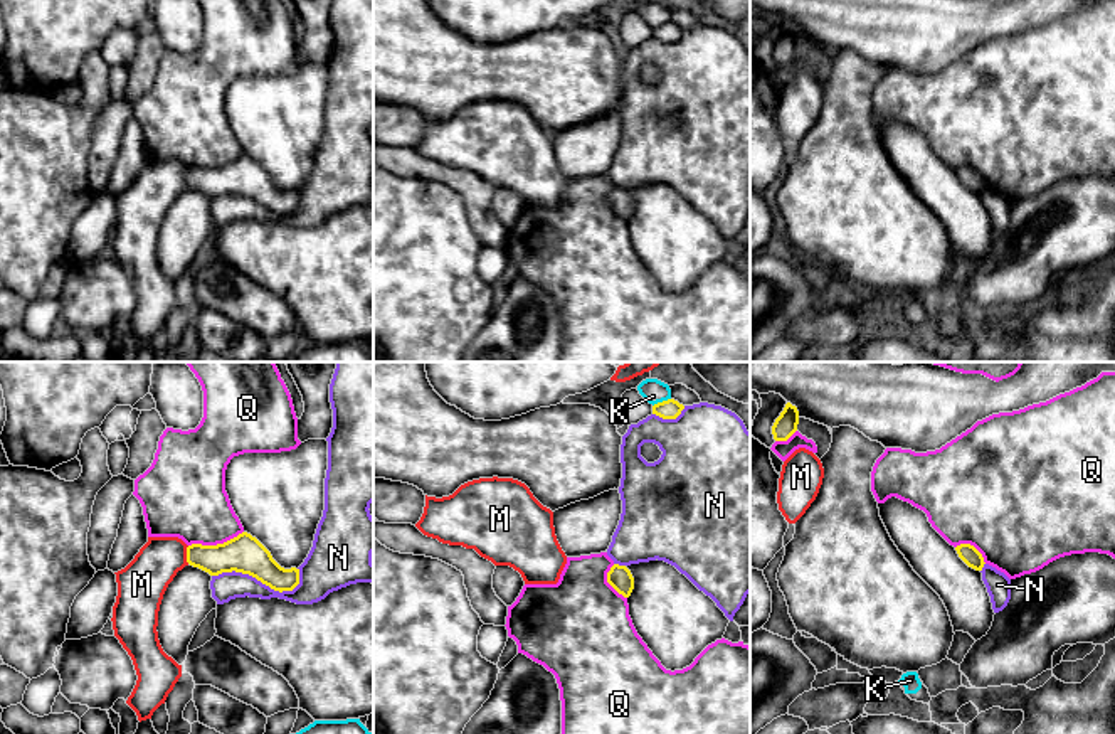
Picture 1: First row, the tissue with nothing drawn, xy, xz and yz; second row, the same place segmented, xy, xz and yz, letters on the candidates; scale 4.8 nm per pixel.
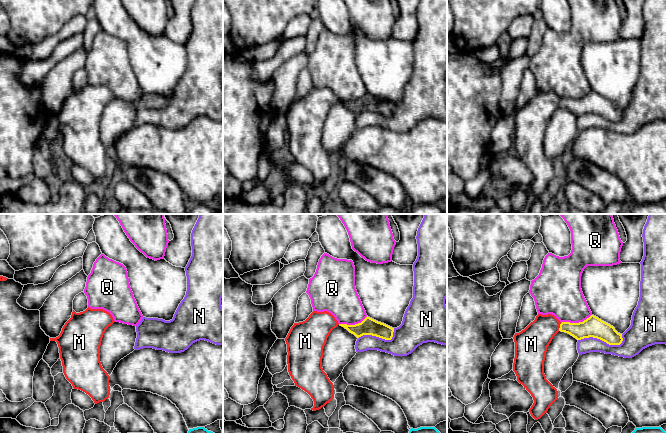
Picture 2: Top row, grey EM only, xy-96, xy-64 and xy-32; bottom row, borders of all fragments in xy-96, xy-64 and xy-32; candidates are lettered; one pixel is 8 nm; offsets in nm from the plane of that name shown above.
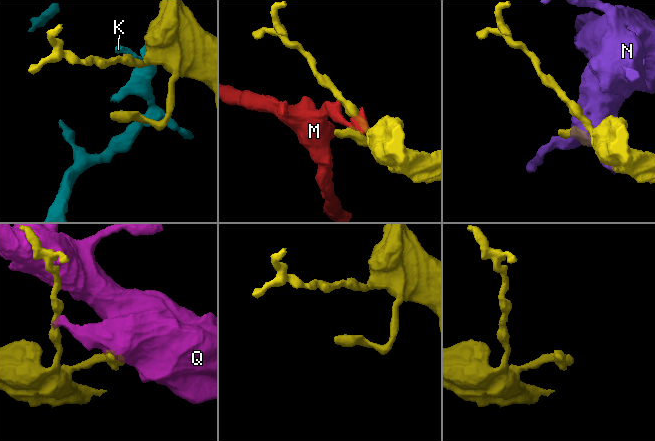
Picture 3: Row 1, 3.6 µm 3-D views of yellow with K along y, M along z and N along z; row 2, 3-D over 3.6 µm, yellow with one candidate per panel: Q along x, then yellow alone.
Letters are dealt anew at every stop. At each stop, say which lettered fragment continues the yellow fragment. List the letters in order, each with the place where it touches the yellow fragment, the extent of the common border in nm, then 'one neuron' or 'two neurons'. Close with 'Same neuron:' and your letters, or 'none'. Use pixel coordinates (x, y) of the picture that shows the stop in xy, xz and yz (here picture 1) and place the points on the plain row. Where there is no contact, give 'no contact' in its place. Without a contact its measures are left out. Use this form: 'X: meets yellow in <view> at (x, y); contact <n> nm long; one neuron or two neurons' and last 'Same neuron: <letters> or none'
K: meets yellow in xz at (663, 24); contact 100 nm long; two neurons
M: meets yellow in xy at (187, 177); contact 90 nm long; two neurons
N: meets yellow in xy at (256, 201); contact 420 nm long; two neurons
Q: meets yellow in xy at (217, 167); contact 280 nm long; two neurons
Same neuron: none

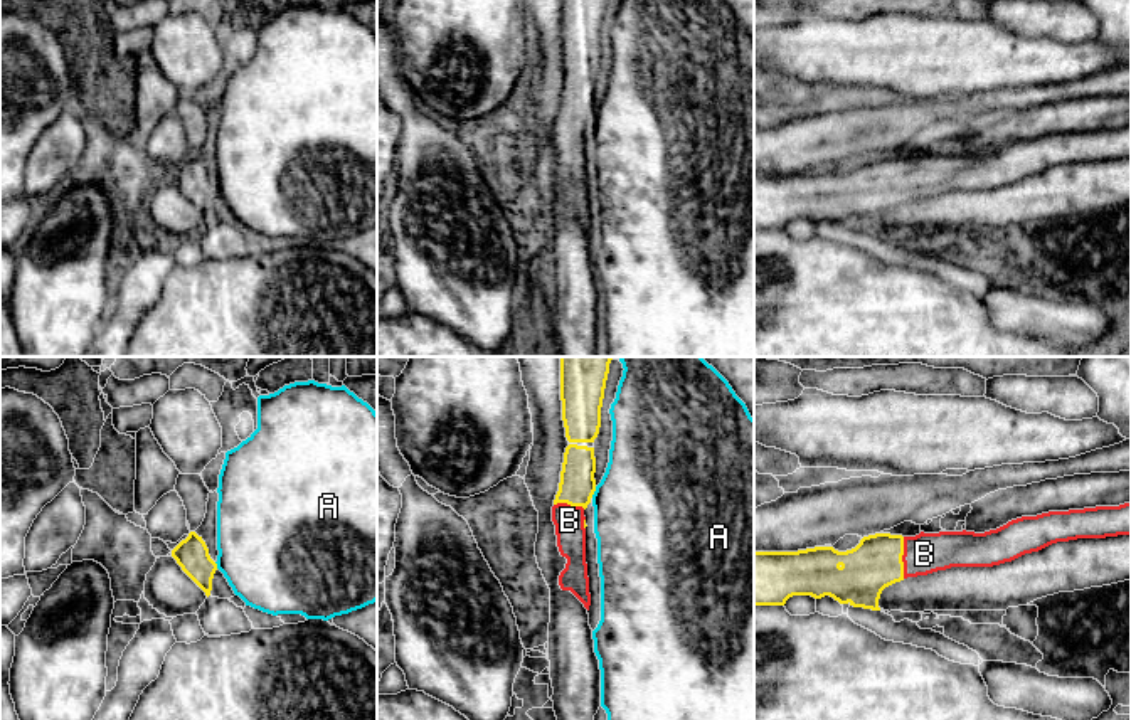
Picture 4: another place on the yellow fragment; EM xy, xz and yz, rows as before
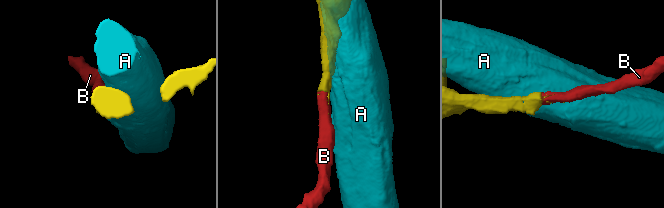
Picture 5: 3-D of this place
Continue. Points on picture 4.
A: meets yellow in xz at (594, 113); contact 60 nm long; two neurons
B: meets yellow in yz at (901, 180); contact 200 nm long; one neuron
Same neuron: B

